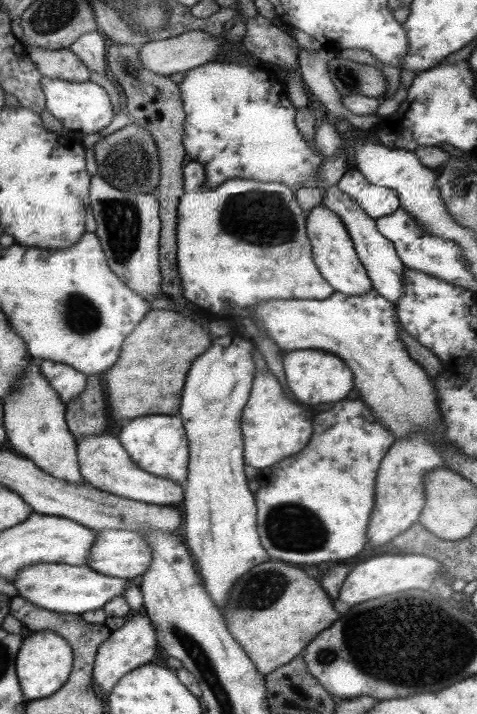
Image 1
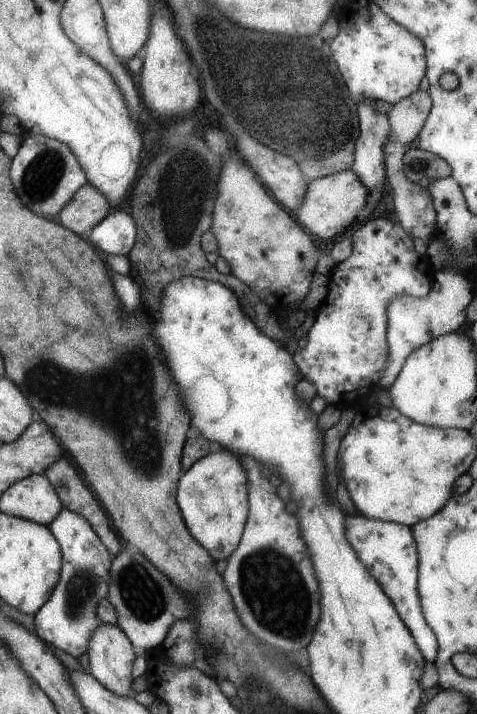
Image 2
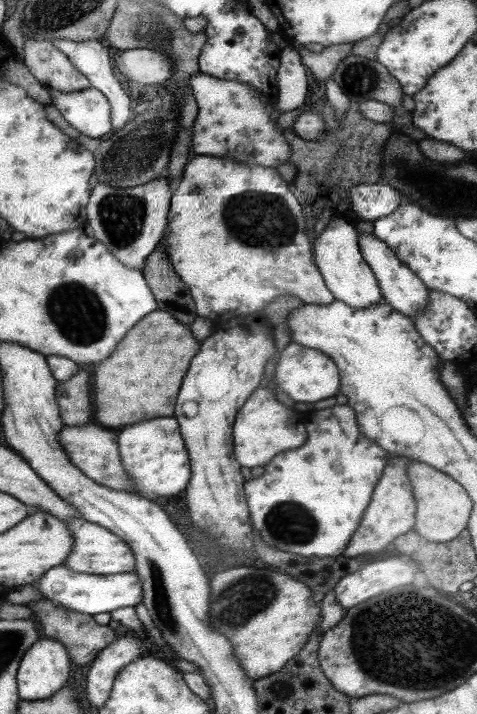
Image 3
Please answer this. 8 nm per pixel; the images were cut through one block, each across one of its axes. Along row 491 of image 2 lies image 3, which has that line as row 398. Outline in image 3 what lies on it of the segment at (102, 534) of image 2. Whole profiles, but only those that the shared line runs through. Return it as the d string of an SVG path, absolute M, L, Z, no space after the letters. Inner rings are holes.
M79 368L71 380L57 382L57 404L63 426L81 426L93 420L89 404L89 374Z

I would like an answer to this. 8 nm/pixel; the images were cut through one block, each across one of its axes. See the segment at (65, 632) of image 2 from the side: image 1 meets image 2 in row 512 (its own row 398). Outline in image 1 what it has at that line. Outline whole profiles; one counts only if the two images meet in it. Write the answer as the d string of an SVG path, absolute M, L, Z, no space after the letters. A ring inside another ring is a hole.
M41 360L41 374L49 382L49 386L57 392L61 402L67 404L73 402L77 396L81 396L87 390L87 376L79 370L73 370L67 364L53 364L51 360Z

